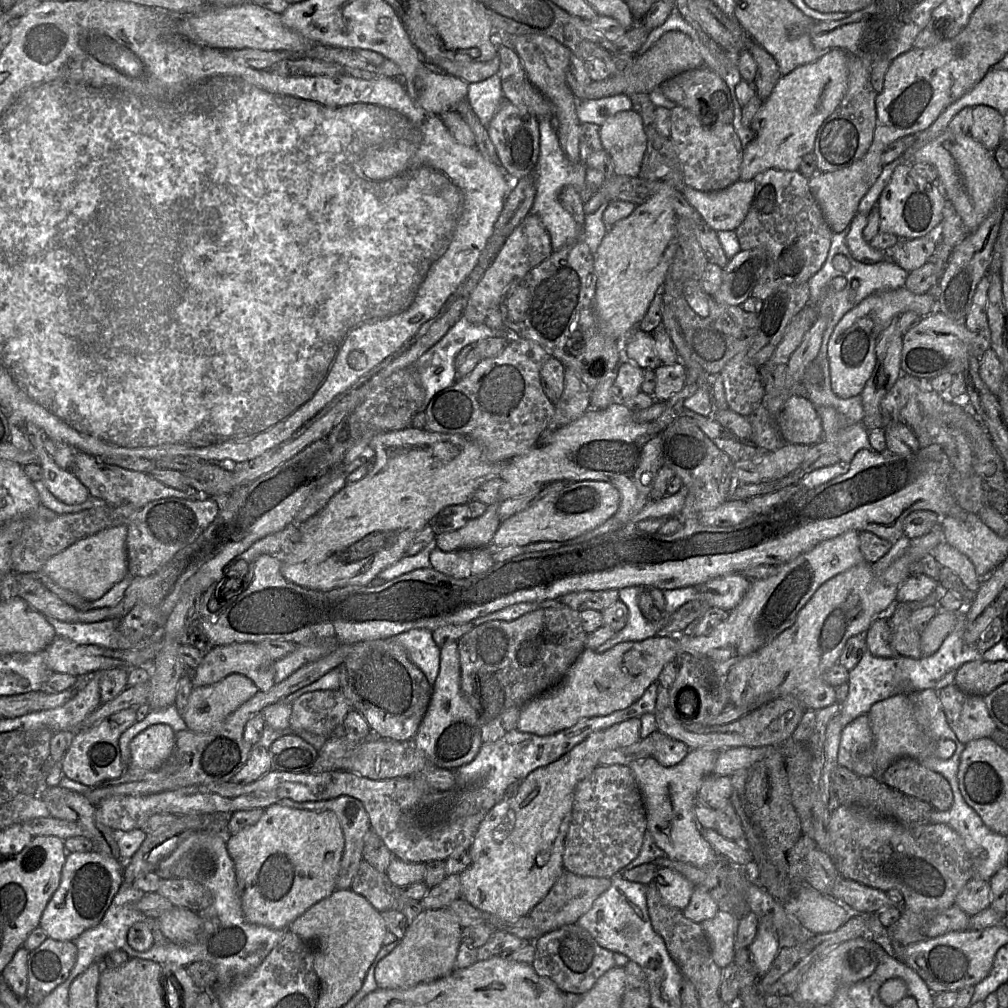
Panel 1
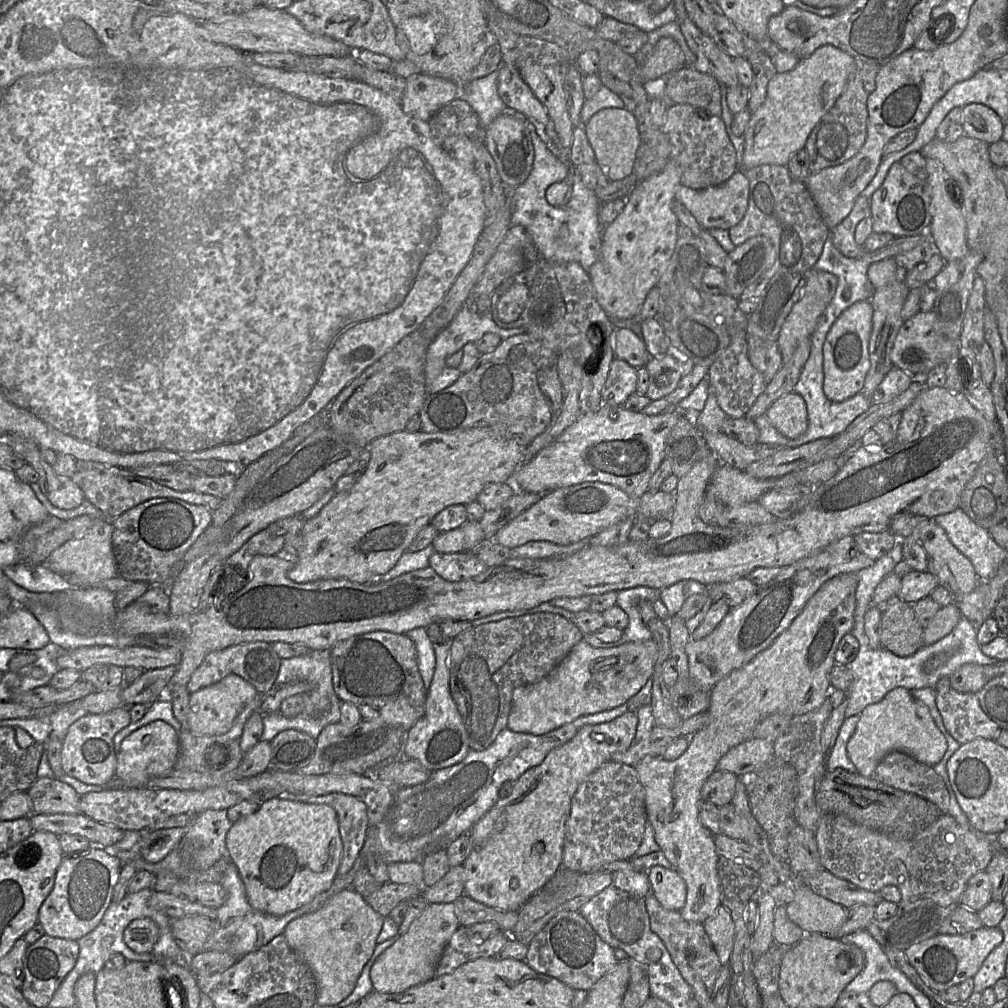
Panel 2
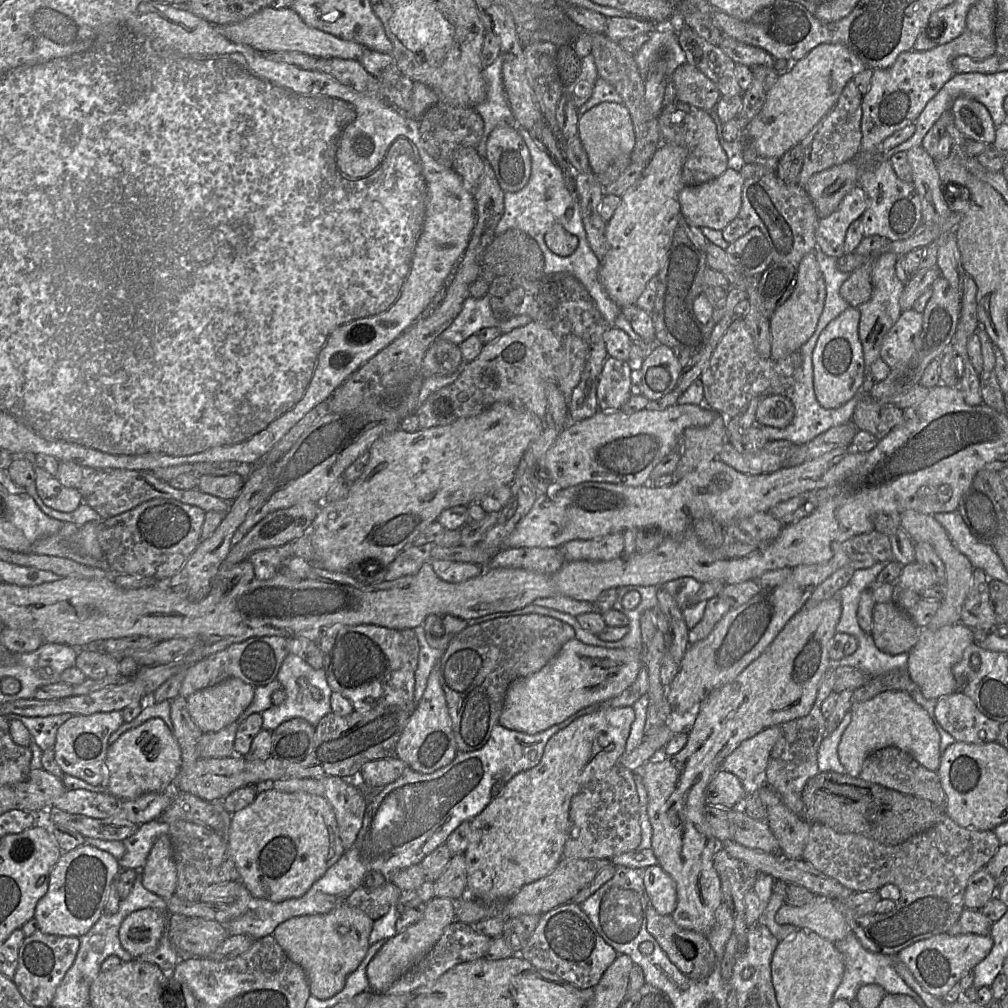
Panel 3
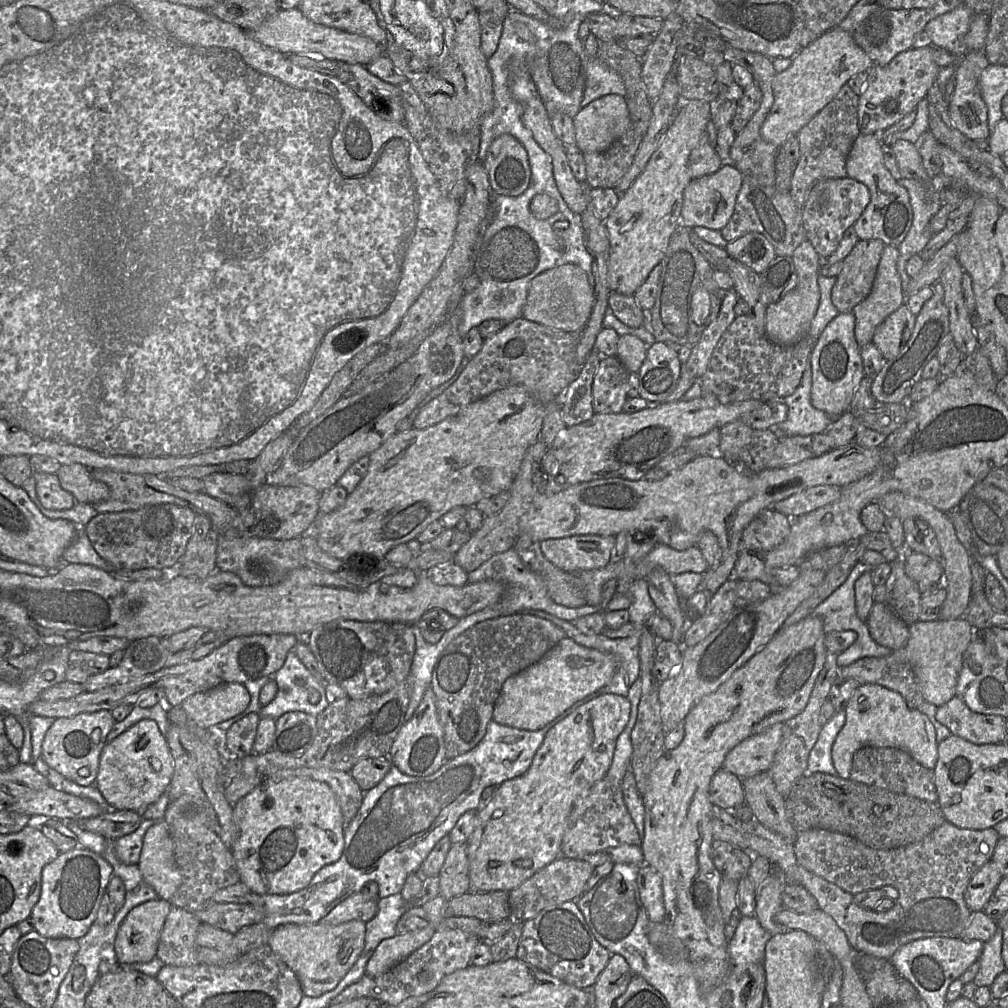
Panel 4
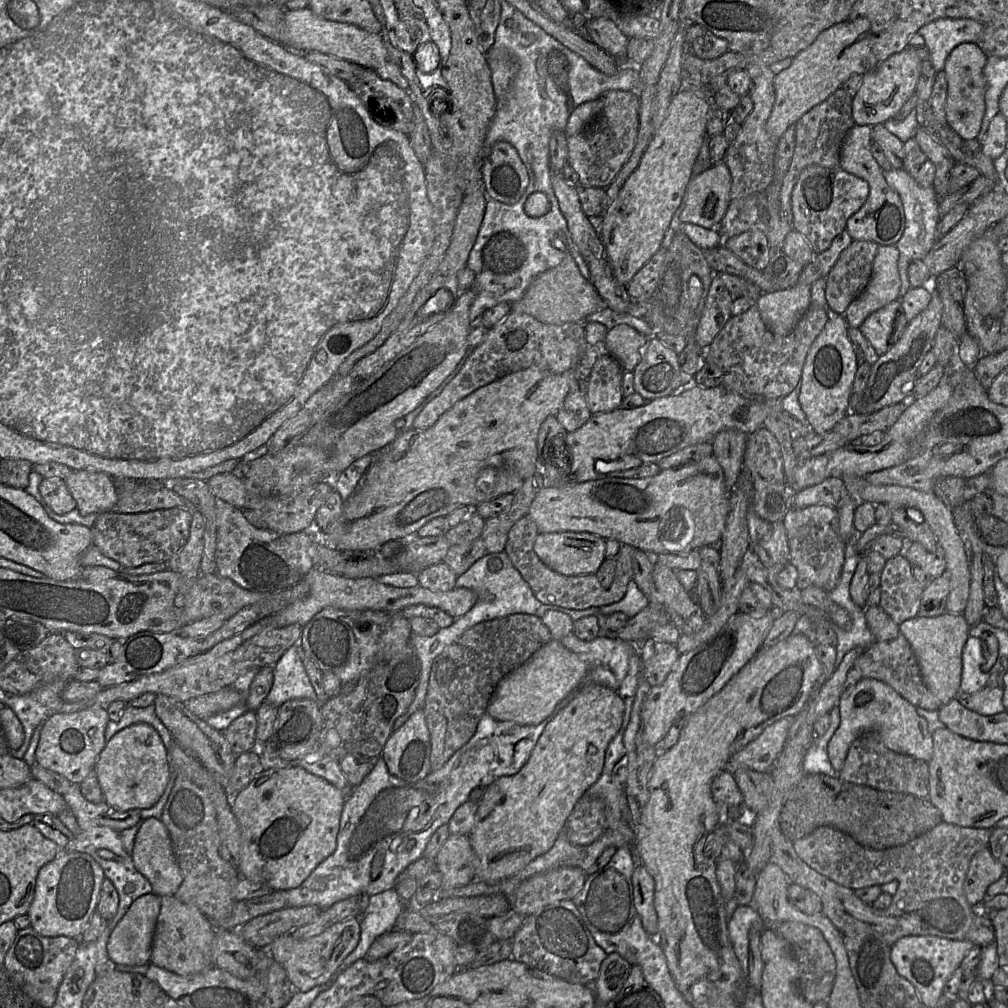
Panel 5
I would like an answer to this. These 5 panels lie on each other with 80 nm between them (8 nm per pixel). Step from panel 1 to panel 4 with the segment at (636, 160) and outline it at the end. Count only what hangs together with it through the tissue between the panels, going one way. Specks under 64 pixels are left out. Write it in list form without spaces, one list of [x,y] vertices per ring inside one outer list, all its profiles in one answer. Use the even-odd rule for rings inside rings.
[[[608,94],[597,98],[573,117],[576,146],[582,153],[604,152],[631,128],[625,98]]]

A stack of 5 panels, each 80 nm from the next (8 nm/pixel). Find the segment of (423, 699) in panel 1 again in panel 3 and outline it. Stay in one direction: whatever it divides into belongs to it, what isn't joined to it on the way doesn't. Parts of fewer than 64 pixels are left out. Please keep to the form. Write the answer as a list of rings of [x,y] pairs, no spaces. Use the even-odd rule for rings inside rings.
[[[373,624],[334,626],[324,632],[323,635],[316,641],[316,644],[323,655],[323,669],[326,672],[327,682],[331,690],[338,692],[347,698],[353,705],[354,710],[365,712],[377,707],[397,706],[410,715],[415,711],[417,704],[414,702],[414,688],[415,671],[418,663],[419,643],[413,629],[392,629]]]

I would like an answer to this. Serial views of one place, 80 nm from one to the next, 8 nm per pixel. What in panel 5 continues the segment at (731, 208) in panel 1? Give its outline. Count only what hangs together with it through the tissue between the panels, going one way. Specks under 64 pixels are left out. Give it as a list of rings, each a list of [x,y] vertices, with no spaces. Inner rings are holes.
[[[724,162],[691,179],[687,186],[687,202],[680,214],[682,223],[707,229],[717,228],[730,204],[731,174]]]

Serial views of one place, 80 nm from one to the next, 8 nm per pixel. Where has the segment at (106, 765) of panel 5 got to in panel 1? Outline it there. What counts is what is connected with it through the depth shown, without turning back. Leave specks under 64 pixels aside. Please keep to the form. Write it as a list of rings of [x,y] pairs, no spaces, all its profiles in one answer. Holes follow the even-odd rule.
[[[155,724],[139,733],[130,743],[131,765],[128,767],[156,771],[172,753],[175,732],[166,724]]]

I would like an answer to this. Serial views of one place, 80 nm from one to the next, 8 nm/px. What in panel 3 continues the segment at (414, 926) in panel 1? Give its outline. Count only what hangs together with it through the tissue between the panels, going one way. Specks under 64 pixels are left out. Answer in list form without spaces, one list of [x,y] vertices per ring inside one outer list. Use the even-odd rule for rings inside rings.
[[[434,897],[426,903],[425,911],[419,921],[389,938],[366,968],[370,988],[383,994],[405,972],[421,960],[439,940],[447,925],[455,921],[454,901],[443,897]]]

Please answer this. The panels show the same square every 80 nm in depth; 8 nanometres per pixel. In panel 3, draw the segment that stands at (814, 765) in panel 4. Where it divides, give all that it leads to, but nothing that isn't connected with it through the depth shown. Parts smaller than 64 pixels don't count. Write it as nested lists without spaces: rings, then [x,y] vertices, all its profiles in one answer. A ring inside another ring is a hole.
[[[847,712],[837,728],[824,735],[817,752],[819,772],[832,771],[846,774],[845,768],[839,760],[837,747],[843,732],[850,722],[851,713]]]

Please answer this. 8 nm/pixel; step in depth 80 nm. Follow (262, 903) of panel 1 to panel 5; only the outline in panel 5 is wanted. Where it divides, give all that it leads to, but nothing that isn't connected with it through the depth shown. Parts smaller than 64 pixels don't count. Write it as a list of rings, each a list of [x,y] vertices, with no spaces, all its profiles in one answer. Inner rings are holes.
[[[298,764],[265,769],[232,798],[232,810],[241,830],[240,878],[264,884],[273,891],[301,885],[337,847],[347,793]]]

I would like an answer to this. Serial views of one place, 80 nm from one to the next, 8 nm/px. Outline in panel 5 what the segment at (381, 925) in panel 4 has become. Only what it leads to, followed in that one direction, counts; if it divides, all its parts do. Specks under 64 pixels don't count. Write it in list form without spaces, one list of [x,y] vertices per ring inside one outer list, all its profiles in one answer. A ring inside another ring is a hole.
[[[393,888],[370,896],[368,907],[360,917],[361,933],[356,948],[343,960],[331,976],[335,982],[338,976],[355,960],[366,956],[374,940],[391,930],[396,929],[397,917],[404,910],[404,902]]]

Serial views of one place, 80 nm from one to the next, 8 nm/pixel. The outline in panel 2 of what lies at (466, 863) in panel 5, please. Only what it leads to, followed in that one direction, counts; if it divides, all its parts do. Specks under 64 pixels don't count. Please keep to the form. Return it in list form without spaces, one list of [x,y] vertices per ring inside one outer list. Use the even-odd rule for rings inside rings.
[[[463,865],[450,867],[439,881],[423,888],[420,895],[428,904],[453,902],[464,895]]]

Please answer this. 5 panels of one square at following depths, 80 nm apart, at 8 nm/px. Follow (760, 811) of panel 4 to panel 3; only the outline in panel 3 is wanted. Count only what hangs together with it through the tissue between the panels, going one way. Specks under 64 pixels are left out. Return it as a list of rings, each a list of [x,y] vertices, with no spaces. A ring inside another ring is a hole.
[[[783,802],[767,808],[766,823],[778,841],[780,853],[789,859],[802,859],[811,824],[791,812]]]

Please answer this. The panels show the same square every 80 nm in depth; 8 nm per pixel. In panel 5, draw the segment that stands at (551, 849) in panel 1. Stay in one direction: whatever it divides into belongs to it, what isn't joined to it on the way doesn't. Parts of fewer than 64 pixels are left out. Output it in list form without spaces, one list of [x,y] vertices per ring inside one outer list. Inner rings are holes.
[[[582,683],[577,692],[573,695],[571,701],[564,708],[562,708],[551,721],[547,723],[543,733],[533,748],[528,761],[520,769],[520,771],[511,776],[502,776],[485,788],[483,797],[479,801],[475,824],[468,835],[475,853],[475,880],[483,881],[488,884],[497,884],[504,879],[516,875],[528,863],[536,857],[546,853],[554,845],[576,803],[601,775],[604,766],[606,749],[621,727],[624,711],[625,703],[617,691],[595,683]]]

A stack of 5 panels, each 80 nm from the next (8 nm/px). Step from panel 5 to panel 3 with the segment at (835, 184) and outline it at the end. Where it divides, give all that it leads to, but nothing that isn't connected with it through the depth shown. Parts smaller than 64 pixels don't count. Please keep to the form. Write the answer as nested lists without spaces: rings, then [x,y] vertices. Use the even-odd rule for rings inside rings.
[[[858,184],[829,216],[820,218],[815,232],[817,248],[828,256],[842,257],[846,232],[851,223],[860,218],[869,205],[865,190]]]

